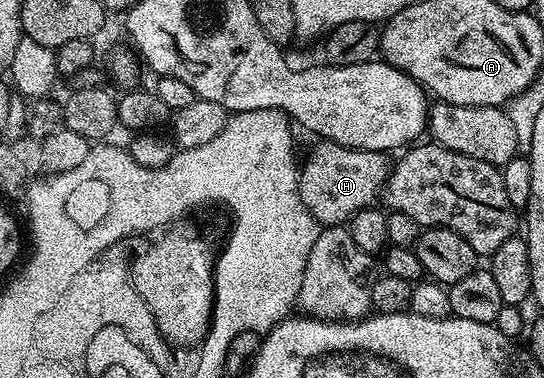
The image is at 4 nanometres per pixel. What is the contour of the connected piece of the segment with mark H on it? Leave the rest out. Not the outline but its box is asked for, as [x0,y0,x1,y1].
[298,140,392,226]

